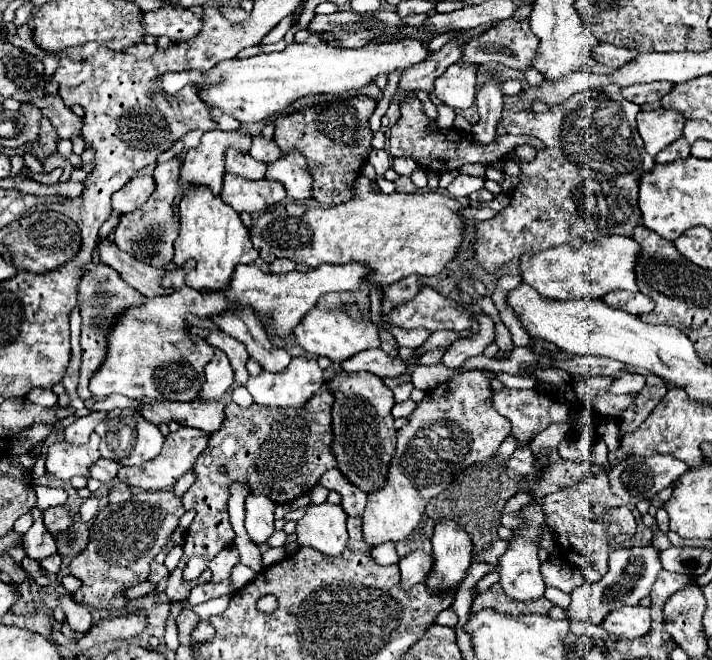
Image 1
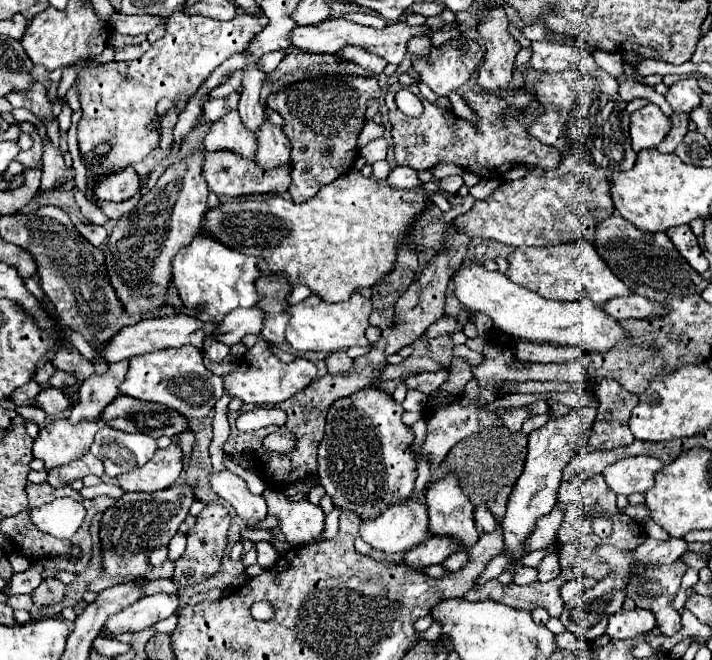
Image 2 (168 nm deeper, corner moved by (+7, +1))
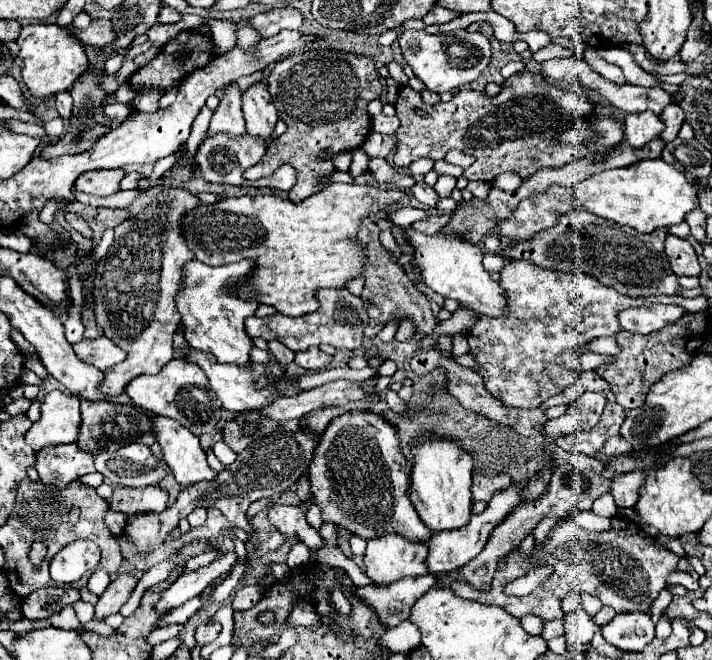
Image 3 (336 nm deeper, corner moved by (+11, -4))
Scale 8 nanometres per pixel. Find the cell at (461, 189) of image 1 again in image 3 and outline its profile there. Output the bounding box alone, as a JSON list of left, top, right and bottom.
[434,175,456,197]

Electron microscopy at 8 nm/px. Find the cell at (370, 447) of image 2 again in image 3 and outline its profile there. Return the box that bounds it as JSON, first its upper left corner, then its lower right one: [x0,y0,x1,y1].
[308,413,432,543]

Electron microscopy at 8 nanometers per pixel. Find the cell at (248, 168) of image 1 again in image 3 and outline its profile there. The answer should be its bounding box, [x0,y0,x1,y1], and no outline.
[208,81,246,137]

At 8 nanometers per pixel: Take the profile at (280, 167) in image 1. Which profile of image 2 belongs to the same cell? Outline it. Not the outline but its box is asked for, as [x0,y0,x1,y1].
[256,122,292,168]

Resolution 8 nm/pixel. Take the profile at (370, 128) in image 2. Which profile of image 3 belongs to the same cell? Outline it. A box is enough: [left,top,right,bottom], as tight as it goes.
[319,151,352,171]

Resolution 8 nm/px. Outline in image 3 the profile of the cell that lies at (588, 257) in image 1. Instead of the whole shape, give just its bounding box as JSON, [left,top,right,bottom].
[468,259,676,409]

